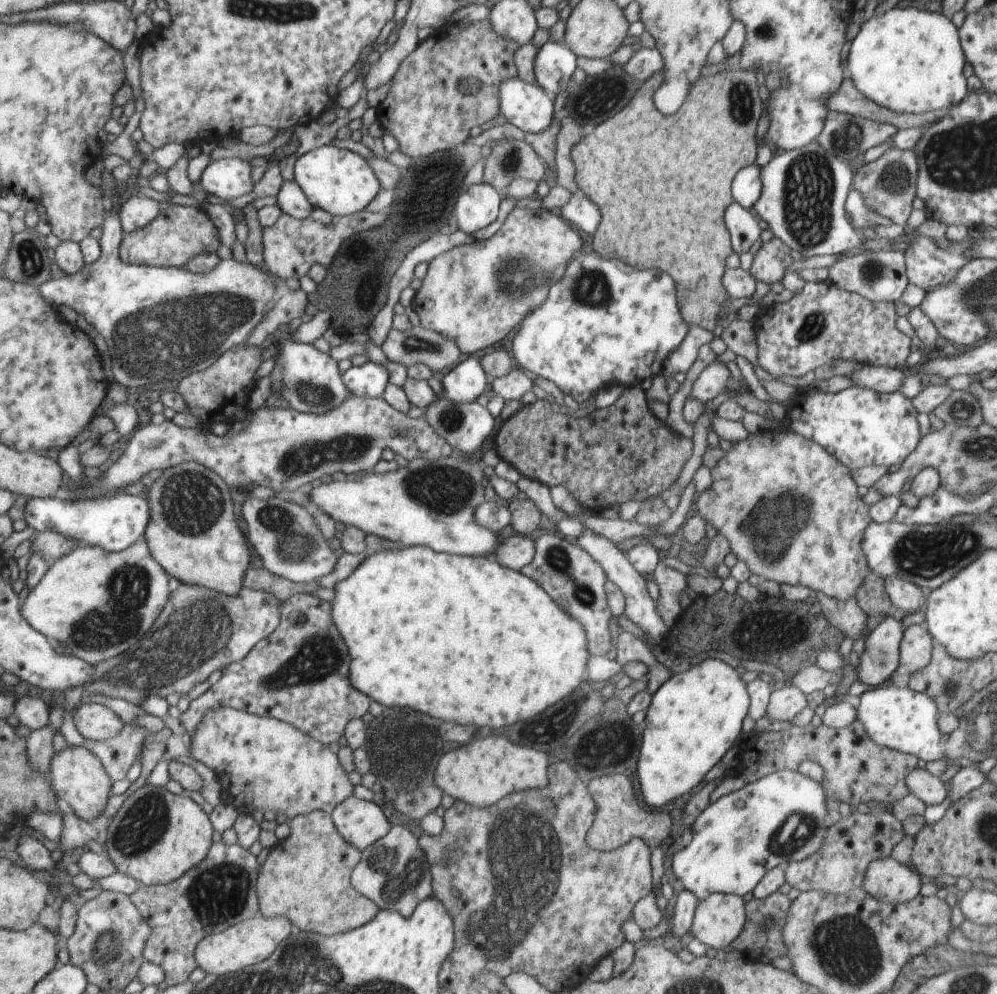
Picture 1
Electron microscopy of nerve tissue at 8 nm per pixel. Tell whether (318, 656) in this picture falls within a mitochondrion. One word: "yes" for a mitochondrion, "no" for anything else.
yes

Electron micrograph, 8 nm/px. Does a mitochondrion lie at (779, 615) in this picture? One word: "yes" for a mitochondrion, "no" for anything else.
no

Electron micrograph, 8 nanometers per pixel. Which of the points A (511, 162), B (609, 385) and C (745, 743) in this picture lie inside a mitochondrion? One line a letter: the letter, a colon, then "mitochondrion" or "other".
A: mitochondrion
B: other
C: other

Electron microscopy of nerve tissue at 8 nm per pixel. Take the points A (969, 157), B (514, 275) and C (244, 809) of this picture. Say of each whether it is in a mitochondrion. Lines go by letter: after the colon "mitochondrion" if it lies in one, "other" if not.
A: mitochondrion
B: mitochondrion
C: other

